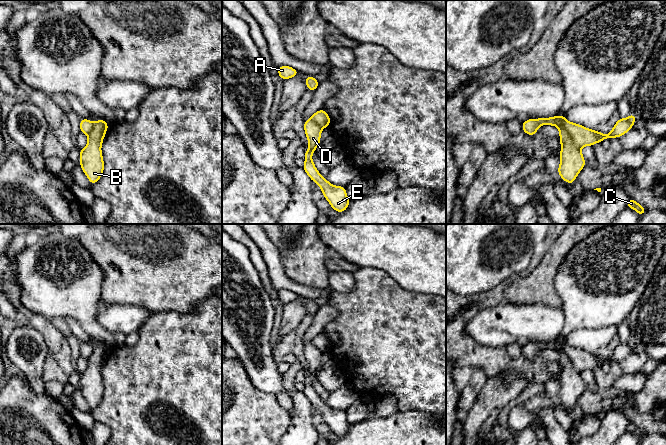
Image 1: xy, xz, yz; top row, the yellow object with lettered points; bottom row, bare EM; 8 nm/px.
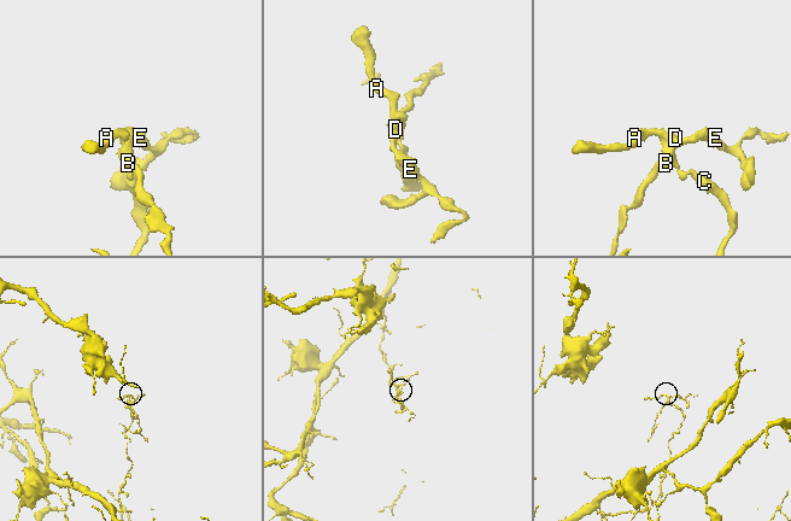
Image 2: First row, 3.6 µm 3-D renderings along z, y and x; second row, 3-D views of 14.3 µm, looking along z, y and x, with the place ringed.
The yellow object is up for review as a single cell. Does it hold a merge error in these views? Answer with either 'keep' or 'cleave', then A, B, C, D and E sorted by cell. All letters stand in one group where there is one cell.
cleave | A D E / B C

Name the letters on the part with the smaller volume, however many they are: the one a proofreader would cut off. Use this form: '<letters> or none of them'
A, D, E

